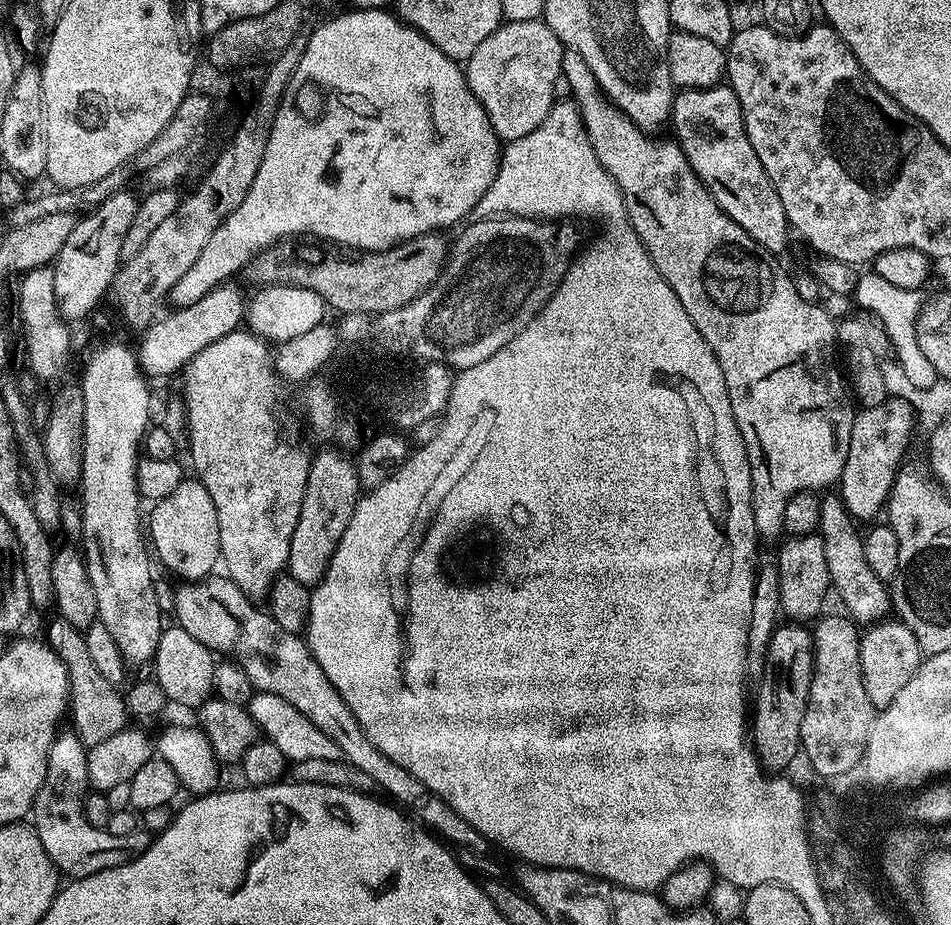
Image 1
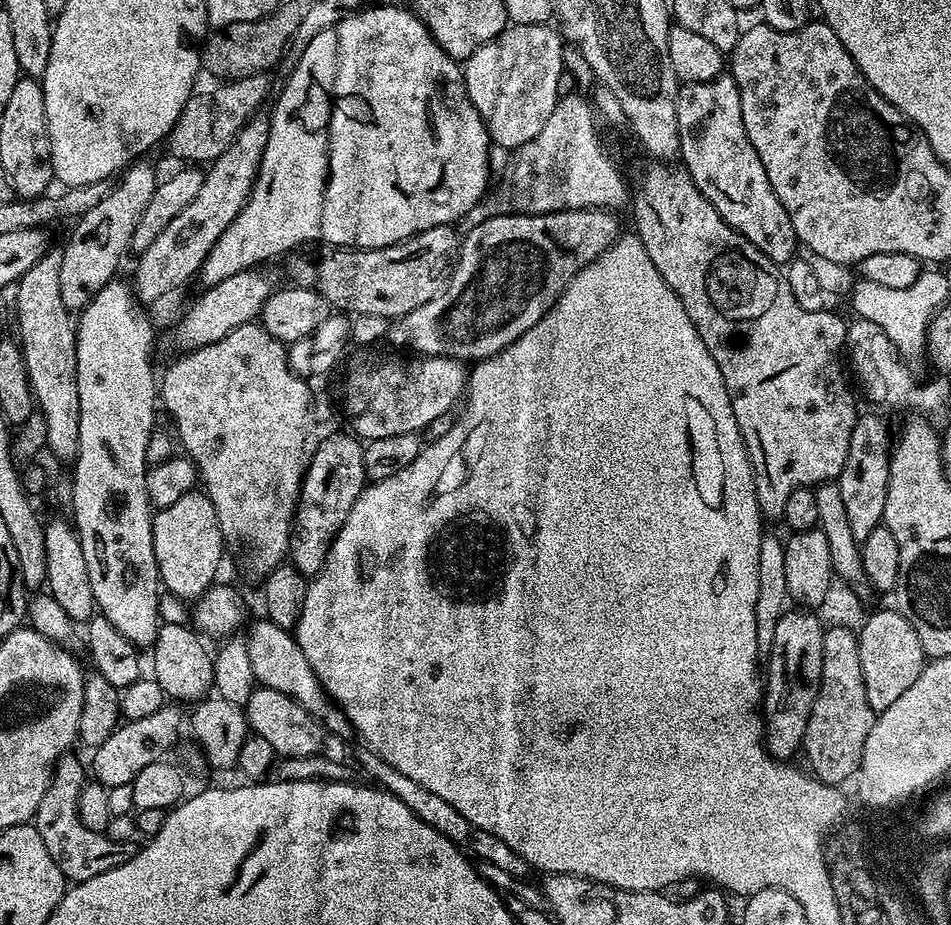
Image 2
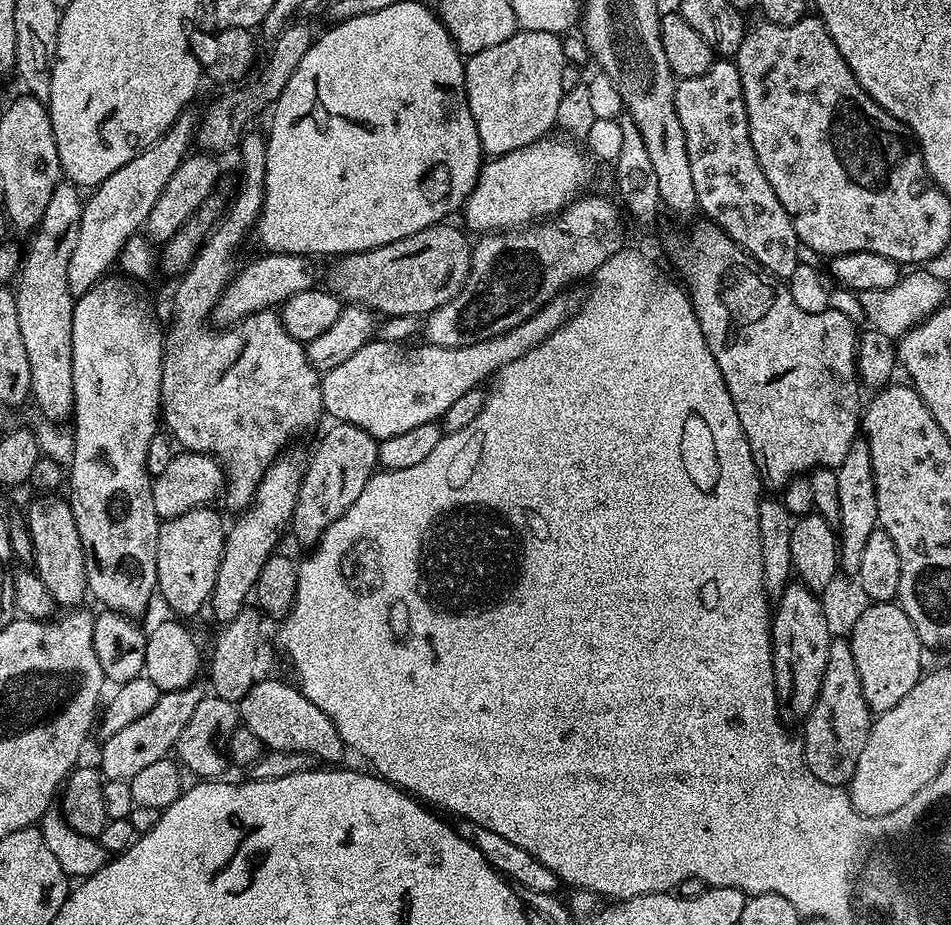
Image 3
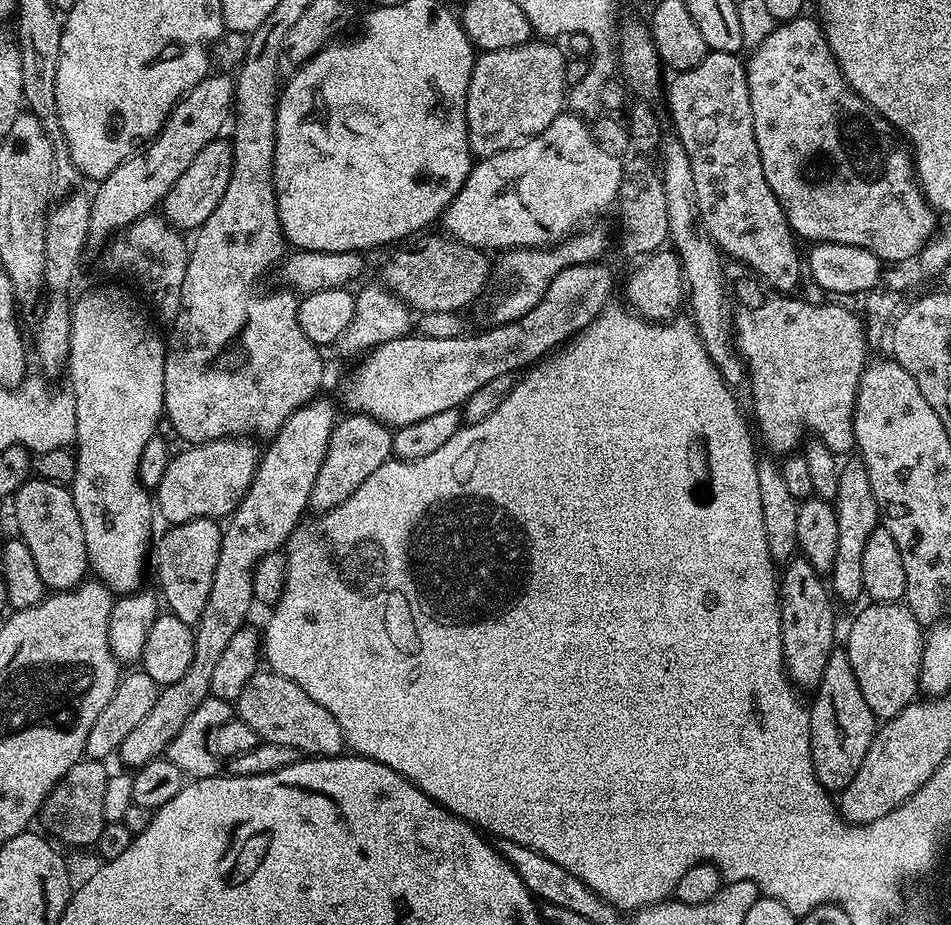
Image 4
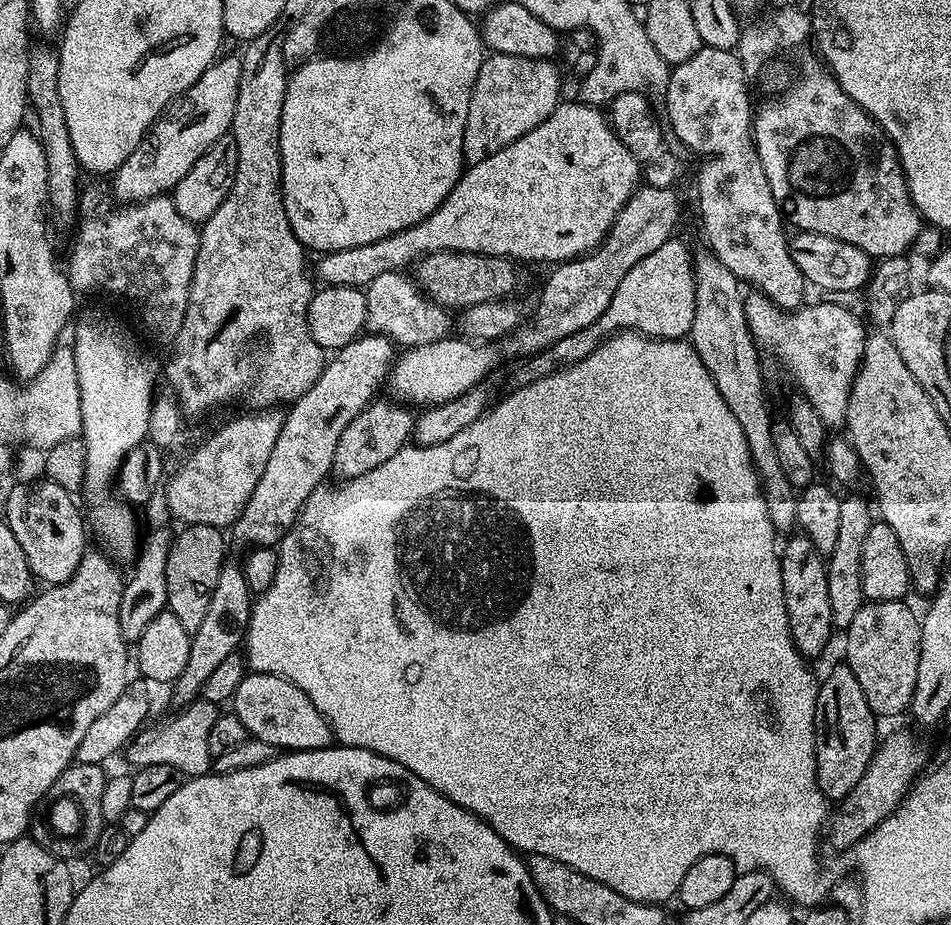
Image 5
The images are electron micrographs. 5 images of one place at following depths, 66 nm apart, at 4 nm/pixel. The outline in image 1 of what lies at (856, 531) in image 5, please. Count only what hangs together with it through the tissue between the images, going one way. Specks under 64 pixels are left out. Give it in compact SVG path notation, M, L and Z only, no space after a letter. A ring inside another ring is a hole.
M893 396L884 401L883 404L870 406L869 408L861 407L859 411L856 412L856 421L854 422L854 426L850 430L850 454L846 454L846 466L842 470L842 474L840 475L840 482L838 485L838 497L841 503L844 504L846 510L849 515L855 518L857 521L862 522L862 520L871 521L873 518L871 516L881 515L882 509L887 505L889 496L892 495L892 483L896 481L896 477L898 473L901 471L902 465L900 463L904 460L904 455L908 452L908 439L912 436L912 427L916 428L918 424L918 416L917 413L913 411L913 408L910 402L904 400L900 396Z

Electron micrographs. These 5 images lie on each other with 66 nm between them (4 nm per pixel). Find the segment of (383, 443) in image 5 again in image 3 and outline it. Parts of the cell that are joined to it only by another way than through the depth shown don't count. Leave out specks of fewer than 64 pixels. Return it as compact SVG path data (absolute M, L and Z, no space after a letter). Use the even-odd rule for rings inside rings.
M336 422L331 426L333 428L317 442L312 457L306 460L304 481L292 515L290 536L307 546L319 544L325 530L358 502L358 494L366 490L366 482L370 482L378 468L378 441L371 434L350 424Z

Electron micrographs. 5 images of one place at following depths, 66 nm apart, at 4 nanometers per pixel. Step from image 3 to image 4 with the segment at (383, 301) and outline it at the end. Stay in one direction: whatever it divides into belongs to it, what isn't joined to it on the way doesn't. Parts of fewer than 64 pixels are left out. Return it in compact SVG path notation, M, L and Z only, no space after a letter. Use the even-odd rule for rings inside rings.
M447 234L439 235L429 240L417 239L416 248L397 247L397 252L384 264L384 287L417 313L452 312L474 303L480 295L480 299L485 295L494 271L481 249L471 248Z

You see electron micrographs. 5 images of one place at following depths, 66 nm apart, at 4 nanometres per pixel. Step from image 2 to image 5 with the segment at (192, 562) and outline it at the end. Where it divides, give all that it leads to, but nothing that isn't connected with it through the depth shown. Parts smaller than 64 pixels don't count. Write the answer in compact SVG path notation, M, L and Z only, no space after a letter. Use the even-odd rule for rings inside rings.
M189 524L181 527L173 535L170 554L166 558L166 598L167 611L182 622L189 634L202 626L206 610L210 607L210 594L214 594L214 586L218 583L218 574L226 562L224 556L224 536L221 529L214 526Z

